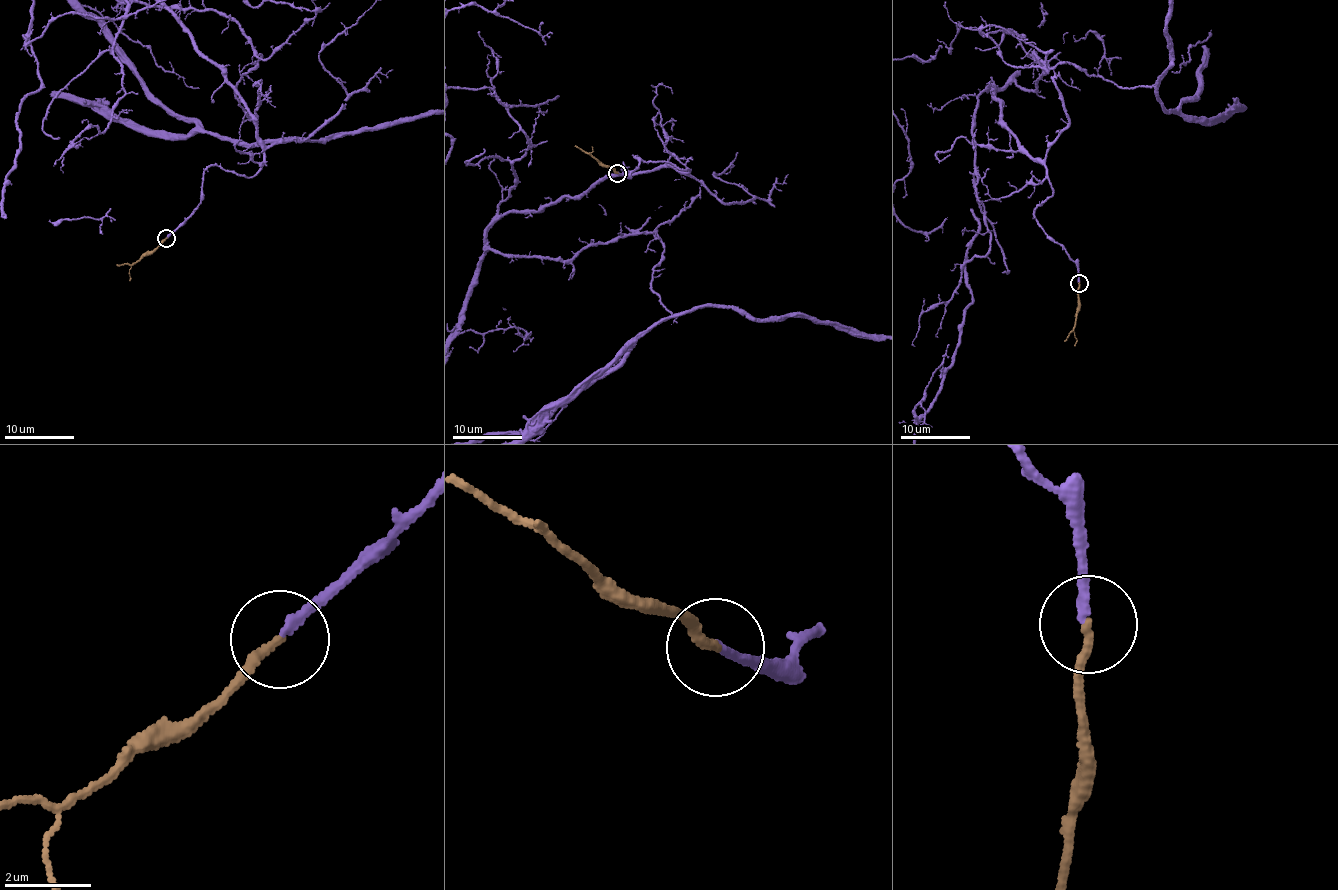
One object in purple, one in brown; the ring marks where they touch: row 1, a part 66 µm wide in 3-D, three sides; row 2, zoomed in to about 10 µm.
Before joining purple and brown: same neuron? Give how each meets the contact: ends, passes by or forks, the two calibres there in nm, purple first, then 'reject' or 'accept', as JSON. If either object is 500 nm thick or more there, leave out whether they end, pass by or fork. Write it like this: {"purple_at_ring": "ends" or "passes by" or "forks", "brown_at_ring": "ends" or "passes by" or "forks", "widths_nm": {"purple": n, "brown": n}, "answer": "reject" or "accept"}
{"purple_at_ring": "ends", "brown_at_ring": "ends", "widths_nm": {"purple": 190, "brown": 190}, "answer": "accept"}

